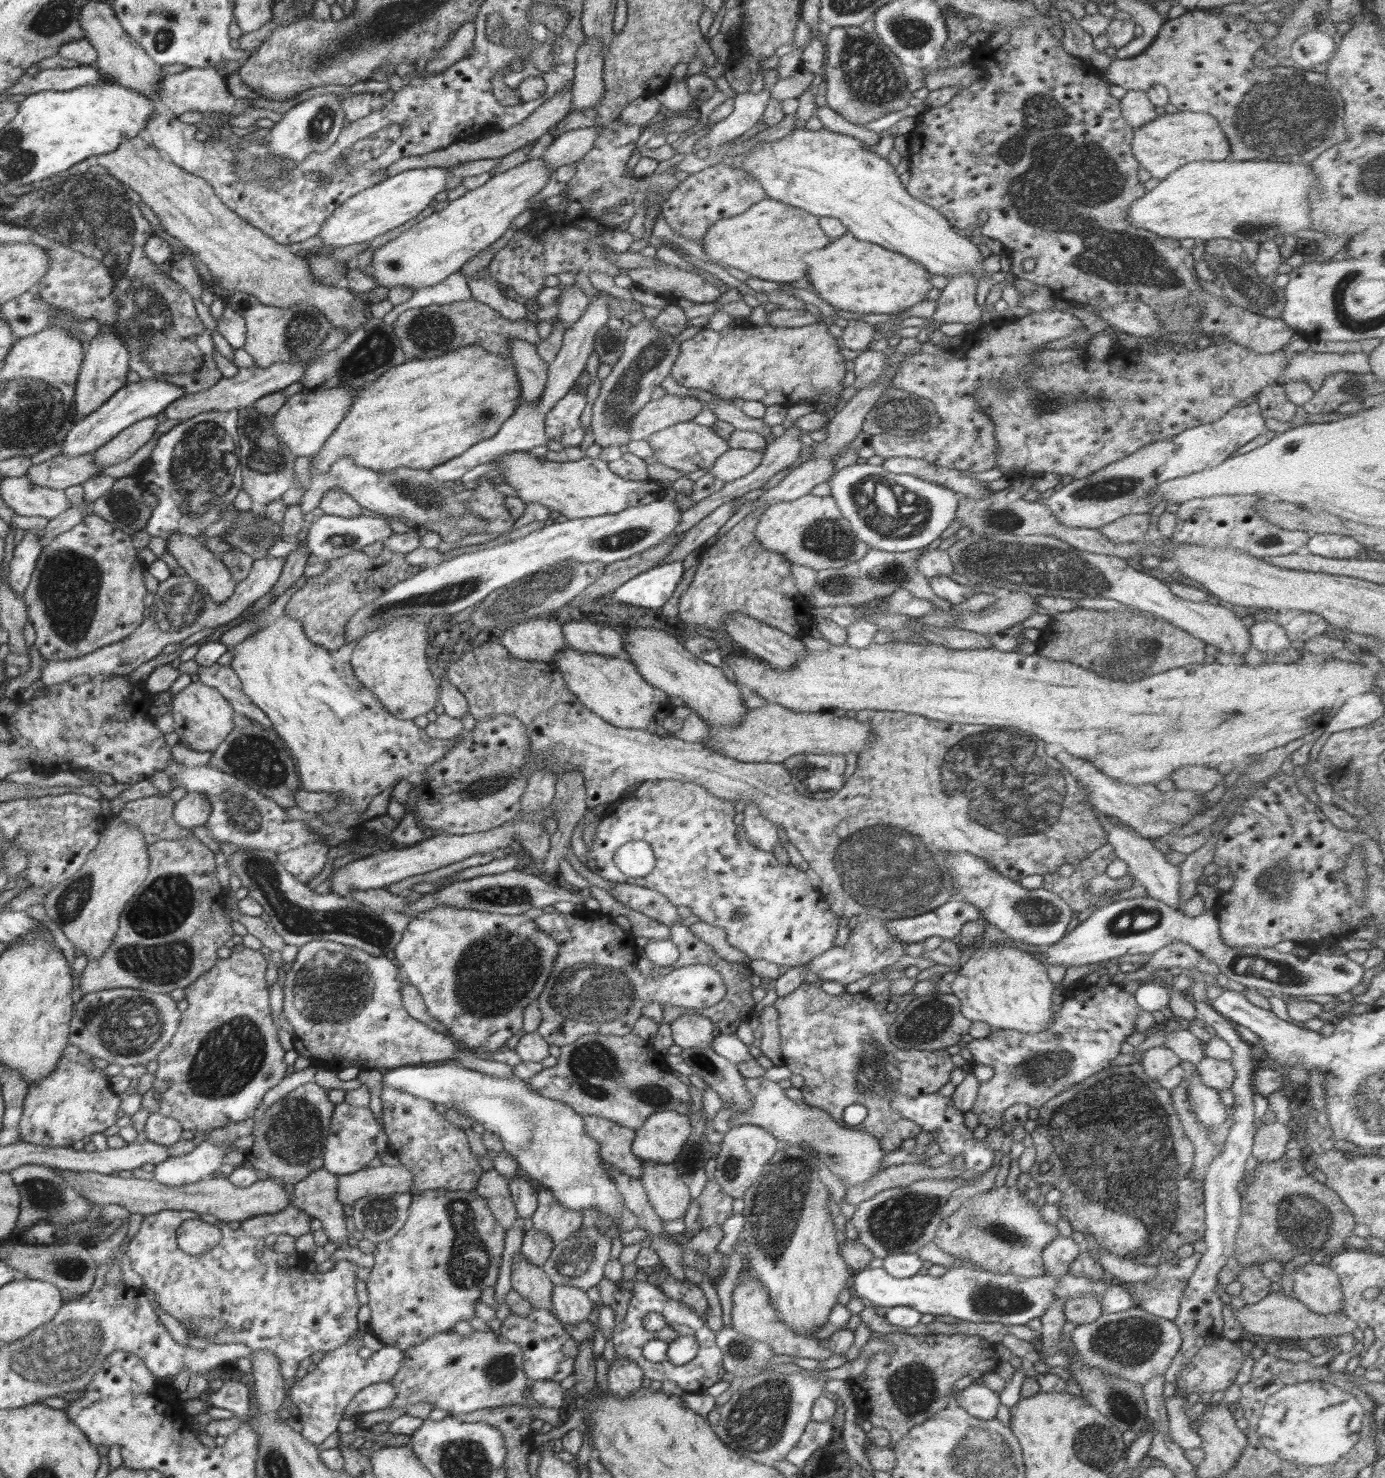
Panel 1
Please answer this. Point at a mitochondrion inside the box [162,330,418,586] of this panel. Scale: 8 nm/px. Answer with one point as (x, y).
(261, 455)

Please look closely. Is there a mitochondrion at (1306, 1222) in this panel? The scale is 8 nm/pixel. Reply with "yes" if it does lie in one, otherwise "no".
yes

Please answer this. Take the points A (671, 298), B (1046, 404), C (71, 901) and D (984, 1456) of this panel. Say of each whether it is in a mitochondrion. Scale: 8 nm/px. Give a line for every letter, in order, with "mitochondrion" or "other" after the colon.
A: other
B: mitochondrion
C: mitochondrion
D: mitochondrion

